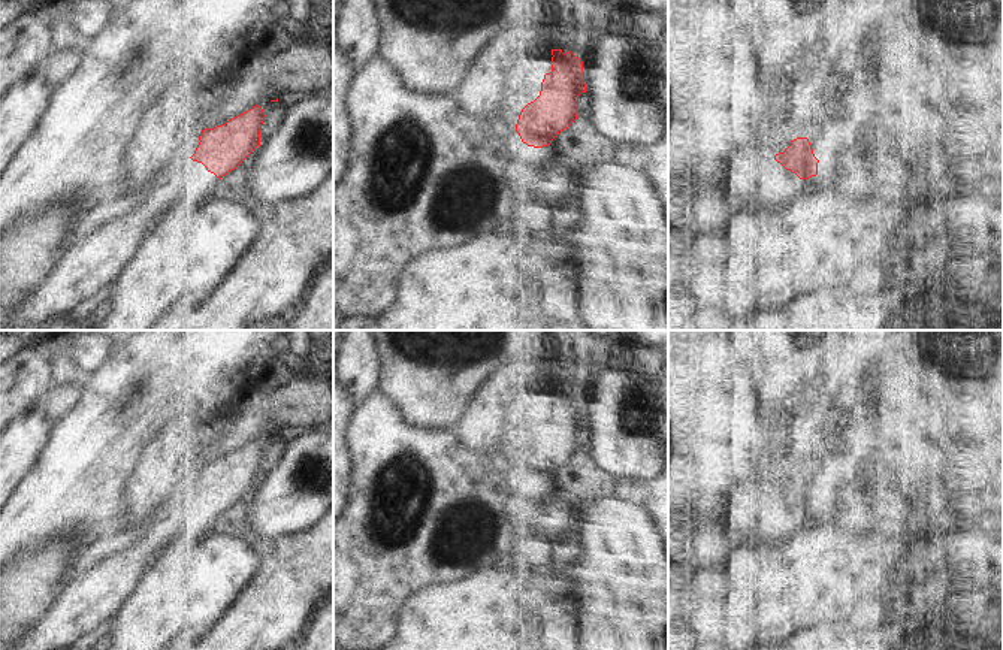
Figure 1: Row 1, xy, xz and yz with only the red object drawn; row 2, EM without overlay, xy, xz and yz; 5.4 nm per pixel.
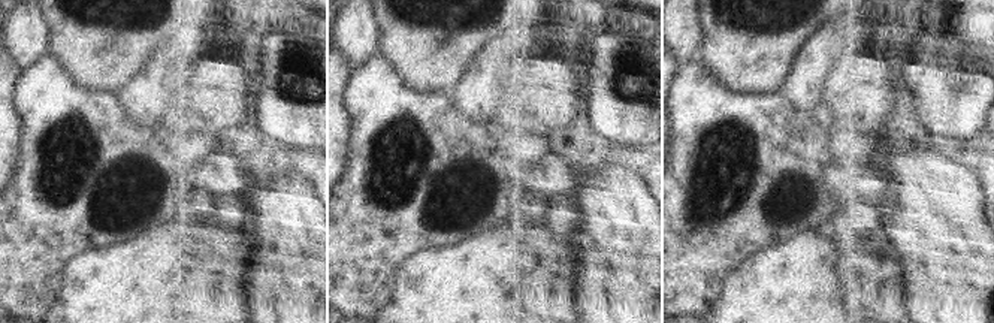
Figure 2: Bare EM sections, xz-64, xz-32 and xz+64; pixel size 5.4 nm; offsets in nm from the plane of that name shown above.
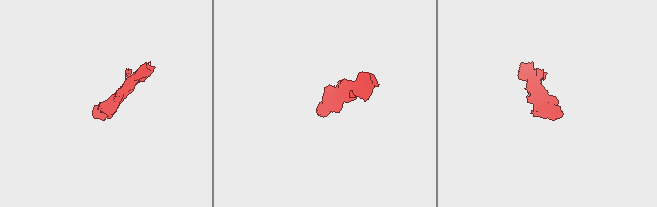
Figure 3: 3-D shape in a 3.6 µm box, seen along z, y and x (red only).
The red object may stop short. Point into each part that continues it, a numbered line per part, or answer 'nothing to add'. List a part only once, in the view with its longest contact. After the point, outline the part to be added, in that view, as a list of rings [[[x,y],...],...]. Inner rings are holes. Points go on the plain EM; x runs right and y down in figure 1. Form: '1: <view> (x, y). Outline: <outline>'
1: xz (523, 423). Outline: [[[546,384],[534,408],[520,408],[507,415],[507,426],[520,444],[540,430],[544,409],[552,406],[552,391],[552,384]]]

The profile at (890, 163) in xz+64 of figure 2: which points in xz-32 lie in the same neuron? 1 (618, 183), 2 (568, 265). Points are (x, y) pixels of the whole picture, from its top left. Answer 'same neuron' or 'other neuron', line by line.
1: same neuron
2: other neuron

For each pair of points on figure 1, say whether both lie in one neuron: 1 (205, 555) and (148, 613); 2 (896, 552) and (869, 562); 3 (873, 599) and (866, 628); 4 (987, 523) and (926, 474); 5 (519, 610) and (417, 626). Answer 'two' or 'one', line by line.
1: one
2: two
3: two
4: two
5: one

